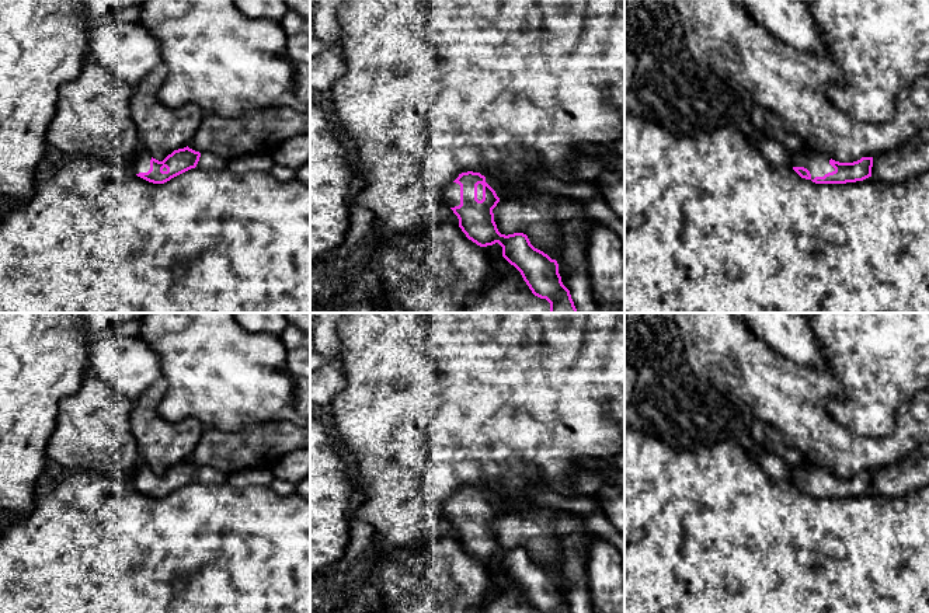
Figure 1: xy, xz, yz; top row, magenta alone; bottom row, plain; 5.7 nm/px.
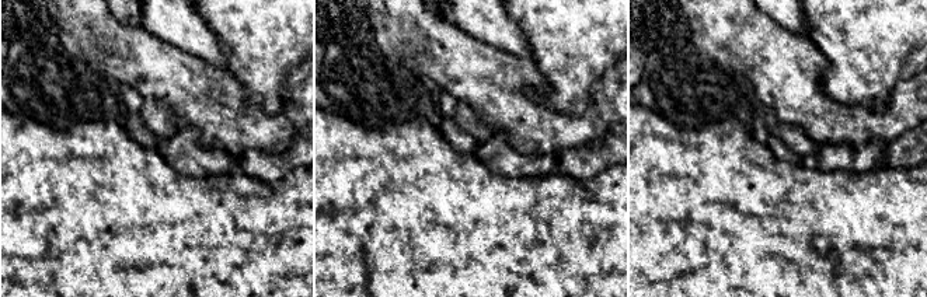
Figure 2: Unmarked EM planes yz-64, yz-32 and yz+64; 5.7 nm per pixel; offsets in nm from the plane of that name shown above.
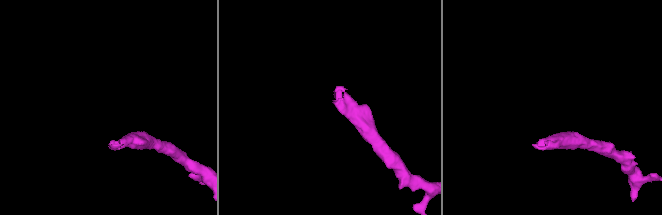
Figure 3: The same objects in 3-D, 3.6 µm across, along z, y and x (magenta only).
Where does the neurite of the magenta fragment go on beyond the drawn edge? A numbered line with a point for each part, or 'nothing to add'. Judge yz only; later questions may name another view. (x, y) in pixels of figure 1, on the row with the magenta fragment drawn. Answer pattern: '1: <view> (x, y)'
1: yz (817, 163)

